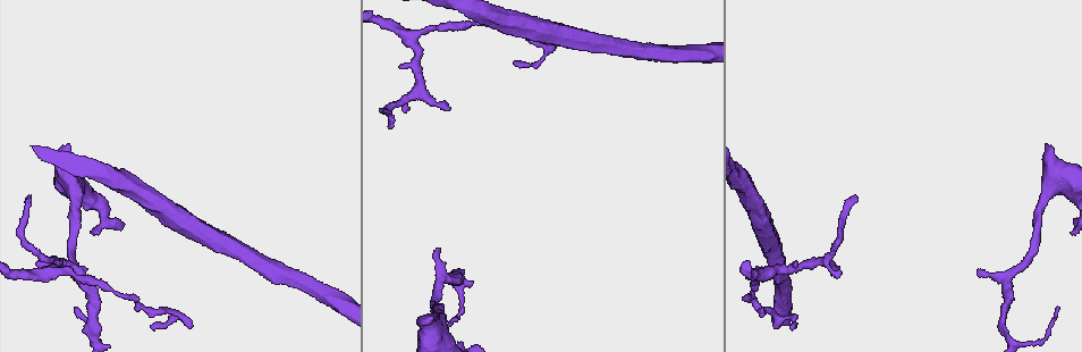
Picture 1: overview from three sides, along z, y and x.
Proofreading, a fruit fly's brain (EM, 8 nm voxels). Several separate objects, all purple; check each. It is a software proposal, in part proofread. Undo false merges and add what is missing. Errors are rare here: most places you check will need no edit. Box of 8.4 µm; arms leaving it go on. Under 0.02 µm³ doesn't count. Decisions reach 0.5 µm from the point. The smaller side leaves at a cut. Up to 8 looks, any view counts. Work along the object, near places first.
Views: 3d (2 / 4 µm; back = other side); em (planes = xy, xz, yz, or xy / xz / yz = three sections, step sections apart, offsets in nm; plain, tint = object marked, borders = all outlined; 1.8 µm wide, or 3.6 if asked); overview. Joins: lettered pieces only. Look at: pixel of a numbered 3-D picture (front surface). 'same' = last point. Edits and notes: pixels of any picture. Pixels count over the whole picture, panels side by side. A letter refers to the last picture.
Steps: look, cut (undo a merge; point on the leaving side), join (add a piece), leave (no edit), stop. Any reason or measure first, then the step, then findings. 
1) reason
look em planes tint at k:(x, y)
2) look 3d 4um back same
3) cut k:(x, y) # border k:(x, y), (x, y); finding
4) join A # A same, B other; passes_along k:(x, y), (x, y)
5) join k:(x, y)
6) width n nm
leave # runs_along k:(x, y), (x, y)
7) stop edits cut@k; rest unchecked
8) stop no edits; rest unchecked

branch stops here
look 3d 4um at 1:(406, 112)

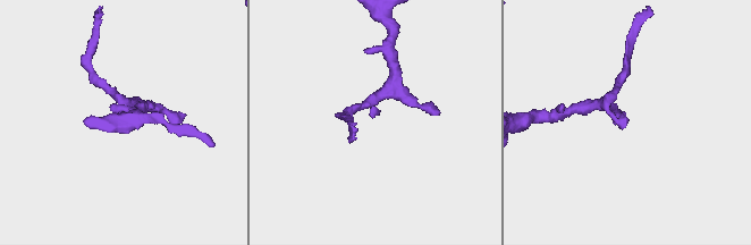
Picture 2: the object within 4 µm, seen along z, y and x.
arm_widths 160, 190 nm; need the tissue
look em 3.6um xz step 8 tint at 2:(377, 115)

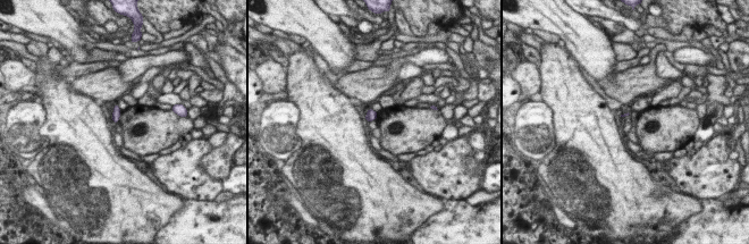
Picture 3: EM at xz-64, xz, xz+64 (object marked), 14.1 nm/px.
another direction
look em 3.6um planes borders same

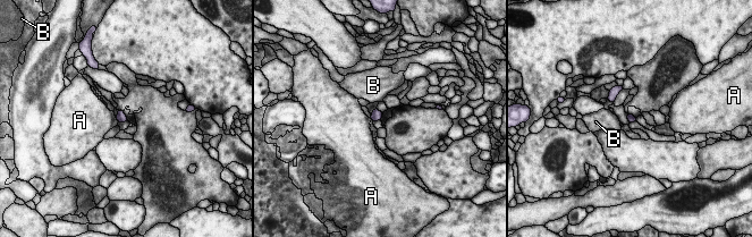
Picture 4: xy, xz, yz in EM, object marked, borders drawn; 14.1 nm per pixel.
width 100 nm
leave # A other, B other; border 4:(116, 118), (118, 121); no lettered piece goes on from it

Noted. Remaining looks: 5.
long arm stops here
look em 3.6um yz step 4 borders at 1:(516, 66)

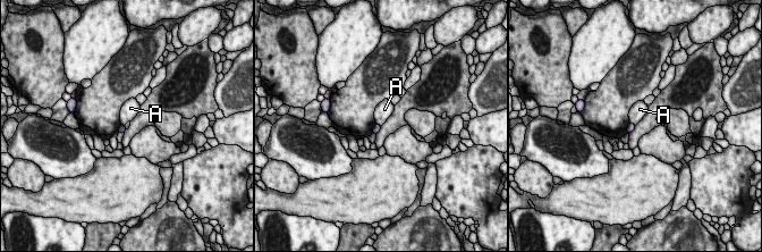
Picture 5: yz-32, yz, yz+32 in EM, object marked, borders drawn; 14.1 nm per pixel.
leave # A other; border 5:(629, 122), (635, 125); none of them fits

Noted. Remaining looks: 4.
branch stops here
look 3d 2um at 1:(978, 270)

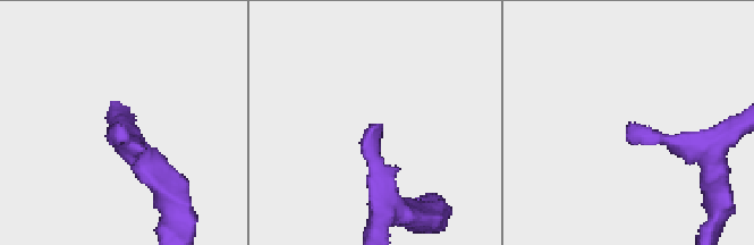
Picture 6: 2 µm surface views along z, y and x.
shape alone is not enough
look em planes plain at 6:(628, 131)

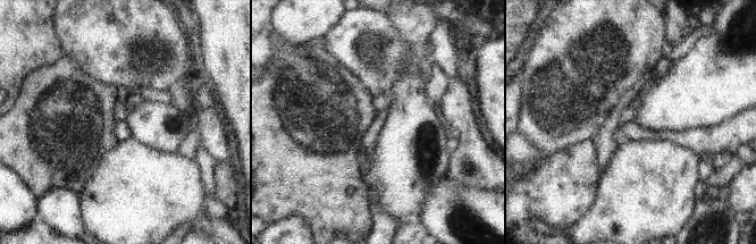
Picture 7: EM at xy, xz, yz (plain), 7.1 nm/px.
look em planes borders same

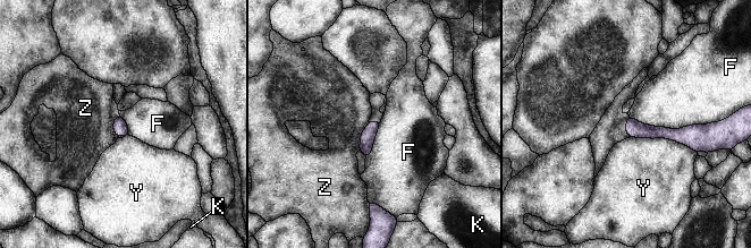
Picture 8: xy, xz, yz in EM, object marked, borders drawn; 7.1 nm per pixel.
leave # F other, K other, Y other, Z other; border 8:(629, 114), (669, 128), (708, 124); no lettered piece goes on from it

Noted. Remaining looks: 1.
stop no edits; rest unchecked

